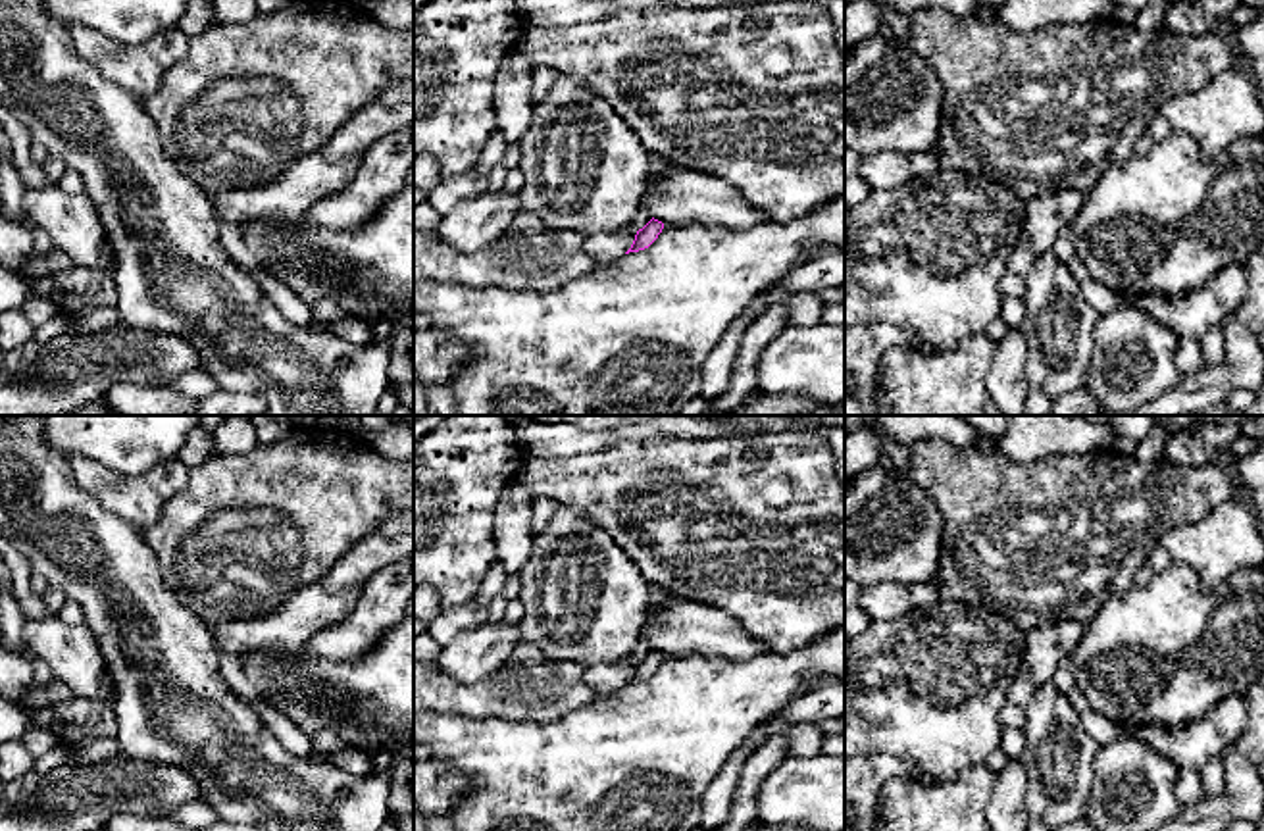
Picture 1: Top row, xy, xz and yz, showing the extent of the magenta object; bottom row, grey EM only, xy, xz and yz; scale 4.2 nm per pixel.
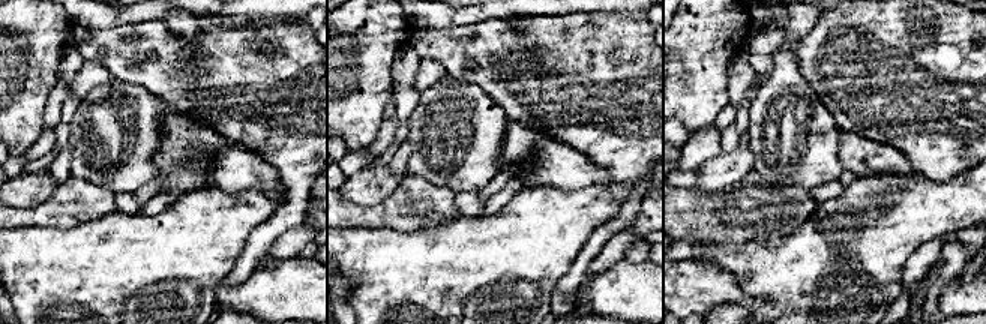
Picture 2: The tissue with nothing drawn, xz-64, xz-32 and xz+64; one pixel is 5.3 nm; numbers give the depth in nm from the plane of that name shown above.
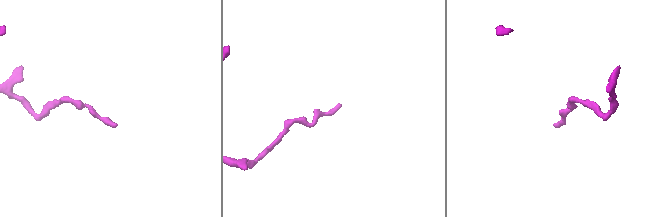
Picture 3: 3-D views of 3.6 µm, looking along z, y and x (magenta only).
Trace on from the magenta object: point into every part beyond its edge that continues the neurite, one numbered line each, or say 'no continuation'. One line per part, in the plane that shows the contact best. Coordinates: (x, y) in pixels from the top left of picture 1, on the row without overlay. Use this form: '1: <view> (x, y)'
no continuation

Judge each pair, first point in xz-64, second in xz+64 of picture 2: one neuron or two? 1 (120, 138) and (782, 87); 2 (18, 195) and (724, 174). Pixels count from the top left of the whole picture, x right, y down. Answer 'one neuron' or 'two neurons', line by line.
1: one neuron
2: one neuron

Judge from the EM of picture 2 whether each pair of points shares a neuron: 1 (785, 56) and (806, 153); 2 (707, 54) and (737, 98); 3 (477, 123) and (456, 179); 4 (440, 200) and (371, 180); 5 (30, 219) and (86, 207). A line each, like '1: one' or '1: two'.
1: one
2: two
3: one
4: two
5: one

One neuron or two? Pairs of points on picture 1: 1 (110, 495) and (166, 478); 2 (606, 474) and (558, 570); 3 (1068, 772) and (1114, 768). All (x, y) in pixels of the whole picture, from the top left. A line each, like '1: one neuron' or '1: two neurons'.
1: one neuron
2: two neurons
3: two neurons

